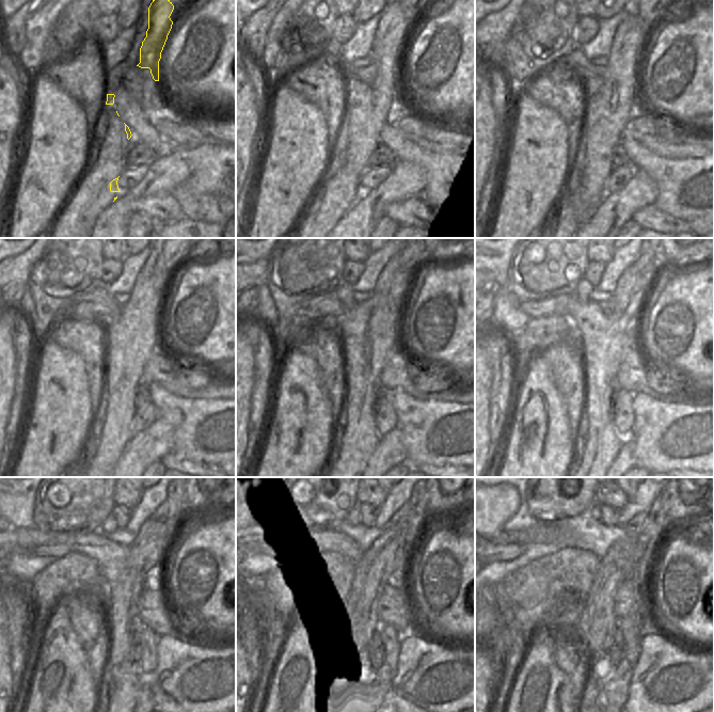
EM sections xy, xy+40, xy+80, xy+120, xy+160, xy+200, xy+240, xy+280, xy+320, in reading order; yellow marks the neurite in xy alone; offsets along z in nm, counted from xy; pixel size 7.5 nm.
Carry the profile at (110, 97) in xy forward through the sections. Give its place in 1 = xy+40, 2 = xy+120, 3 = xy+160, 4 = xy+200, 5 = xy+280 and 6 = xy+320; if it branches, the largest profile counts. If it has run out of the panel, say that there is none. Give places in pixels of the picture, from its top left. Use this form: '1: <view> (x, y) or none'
1: xy+40 (367, 113)
2: xy+120 (128, 344)
3: xy+160 (368, 332)
4: xy+200 (606, 333)
5: xy+280 (320, 539)
6: xy+320 (556, 533)

